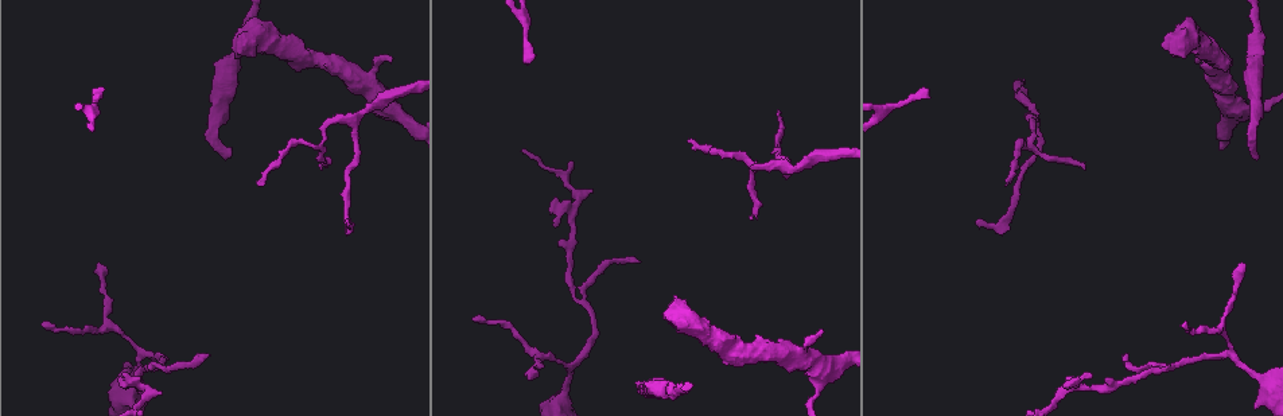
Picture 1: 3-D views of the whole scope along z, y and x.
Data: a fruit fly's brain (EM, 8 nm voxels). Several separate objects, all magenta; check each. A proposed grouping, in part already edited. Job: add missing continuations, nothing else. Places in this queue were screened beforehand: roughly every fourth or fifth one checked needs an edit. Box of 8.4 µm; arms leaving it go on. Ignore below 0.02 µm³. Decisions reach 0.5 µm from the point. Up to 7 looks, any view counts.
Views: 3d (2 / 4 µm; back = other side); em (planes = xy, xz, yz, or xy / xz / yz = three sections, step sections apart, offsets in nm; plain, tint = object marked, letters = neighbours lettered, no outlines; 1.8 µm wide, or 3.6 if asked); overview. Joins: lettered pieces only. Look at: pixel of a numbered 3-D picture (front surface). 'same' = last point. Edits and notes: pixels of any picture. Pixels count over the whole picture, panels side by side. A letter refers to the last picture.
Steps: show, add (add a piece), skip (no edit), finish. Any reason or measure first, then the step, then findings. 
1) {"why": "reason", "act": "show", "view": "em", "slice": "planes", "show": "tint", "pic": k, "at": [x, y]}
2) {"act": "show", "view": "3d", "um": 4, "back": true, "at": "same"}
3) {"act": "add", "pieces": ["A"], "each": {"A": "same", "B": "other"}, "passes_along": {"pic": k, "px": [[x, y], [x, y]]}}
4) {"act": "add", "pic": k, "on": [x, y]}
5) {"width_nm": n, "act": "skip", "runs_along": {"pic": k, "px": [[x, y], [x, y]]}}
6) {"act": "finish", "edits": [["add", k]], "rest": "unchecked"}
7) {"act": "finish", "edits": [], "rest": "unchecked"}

{"why": "free end", "act": "show", "view": "em", "slice": "xz", "step": 4, "show": "letters", "pic": 1, "at": [390, 58]}

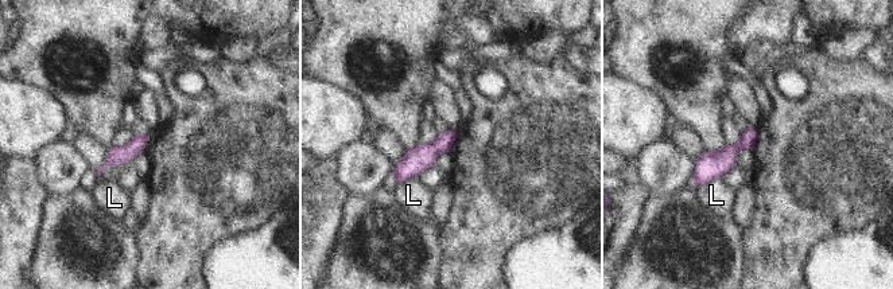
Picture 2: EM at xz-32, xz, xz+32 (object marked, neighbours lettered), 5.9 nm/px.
{"why": "another direction", "act": "show", "view": "em", "slice": "planes", "show": "letters", "at": "same"}

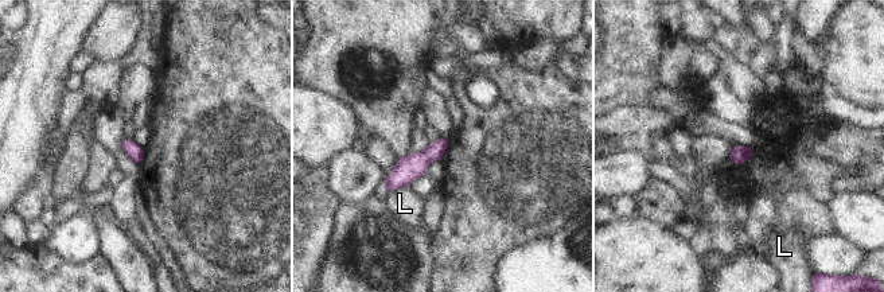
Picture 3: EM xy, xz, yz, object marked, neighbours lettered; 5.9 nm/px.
{"longest_contact_nm": ["L", 150], "act": "skip", "each": {"L": "other"}, "found": "none of them fits"}

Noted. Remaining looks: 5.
{"why": "free end", "act": "show", "view": "3d", "um": 2, "pic": 1, "at": [751, 218]}

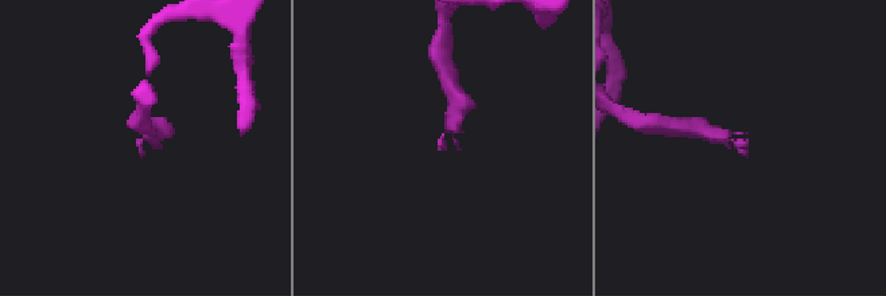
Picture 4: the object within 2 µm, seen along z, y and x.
{"act": "show", "view": "em", "um": 3.6, "slice": "planes", "show": "tint", "pic": 4, "at": [445, 146]}

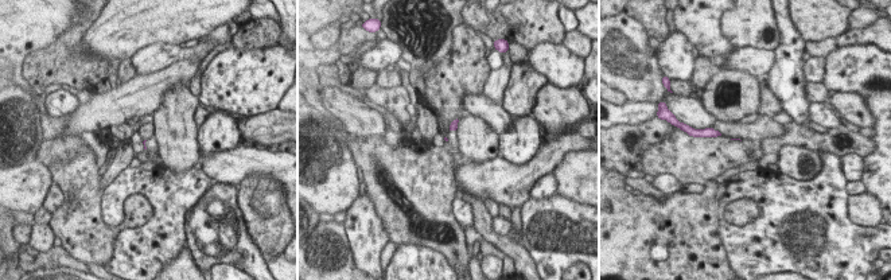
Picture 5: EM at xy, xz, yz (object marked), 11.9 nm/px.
{"why": "see the neighbours", "act": "show", "view": "em", "um": 3.6, "slice": "planes", "show": "letters", "at": "same"}

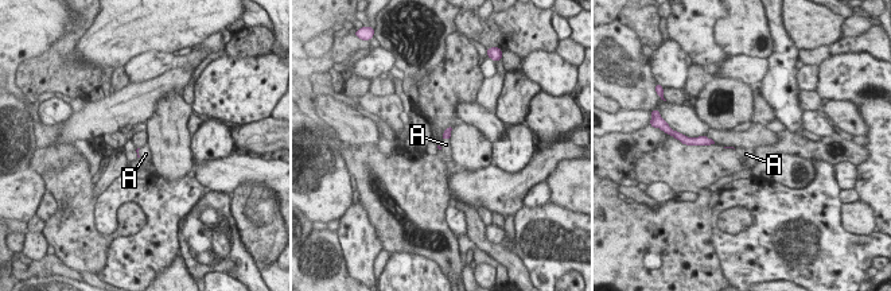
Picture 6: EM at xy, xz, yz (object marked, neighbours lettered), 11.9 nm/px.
{"act": "add", "pieces": ["A"], "each": {"A": "same"}, "found": "it goes on there"}

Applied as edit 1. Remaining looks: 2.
{"why": "thick end", "act": "show", "view": "3d", "um": 2, "pic": 1, "at": [666, 317]}

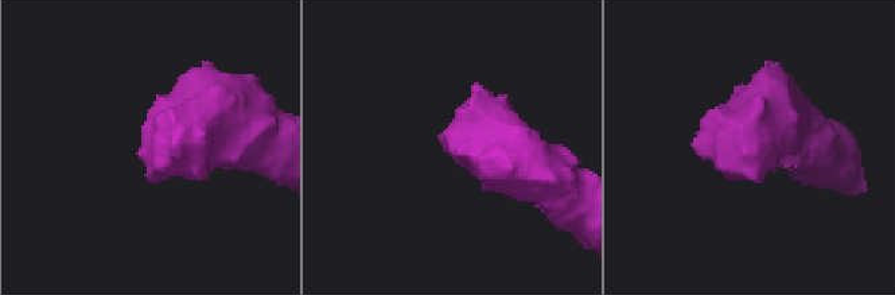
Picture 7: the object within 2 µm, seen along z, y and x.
{"act": "show", "view": "em", "slice": "planes", "show": "letters", "pic": 7, "at": [152, 182]}

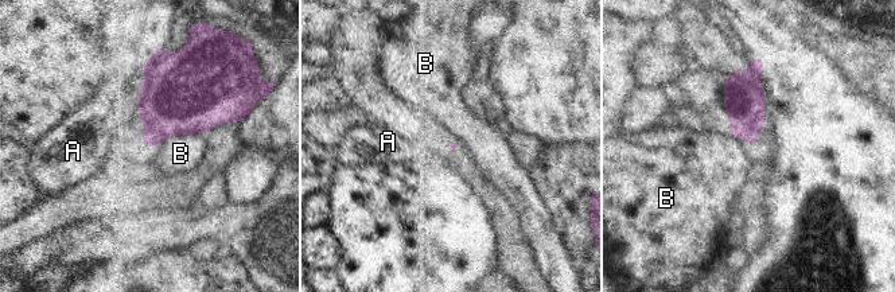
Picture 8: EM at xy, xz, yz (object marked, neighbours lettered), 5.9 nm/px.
{"act": "skip", "each": {"A": "other", "B": "other"}, "found": "none of them fits"}

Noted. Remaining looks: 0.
{"act": "finish", "edits": [["add", 6]], "rest": "unchecked"}

